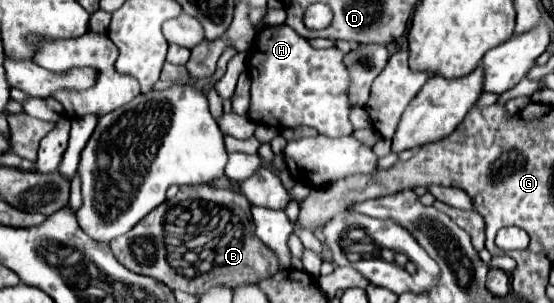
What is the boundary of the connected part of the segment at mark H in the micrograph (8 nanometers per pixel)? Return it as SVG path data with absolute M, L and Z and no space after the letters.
M287 24L261 28L247 50L245 62L251 76L249 118L255 124L277 130L311 126L327 136L353 134L353 124L349 120L349 70L345 68L343 58L345 54L339 48L313 48Z

